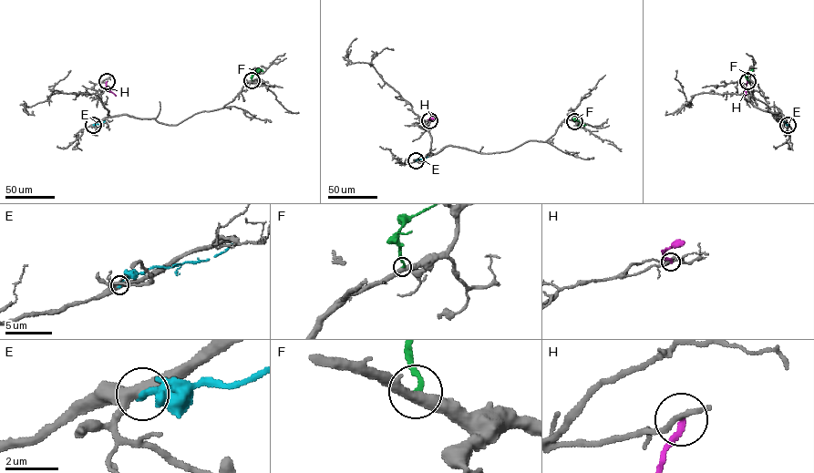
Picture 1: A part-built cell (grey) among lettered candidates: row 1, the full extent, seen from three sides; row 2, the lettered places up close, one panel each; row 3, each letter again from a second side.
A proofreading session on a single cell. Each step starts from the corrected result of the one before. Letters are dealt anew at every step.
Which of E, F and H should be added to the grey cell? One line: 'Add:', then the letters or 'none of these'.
Add: none of these

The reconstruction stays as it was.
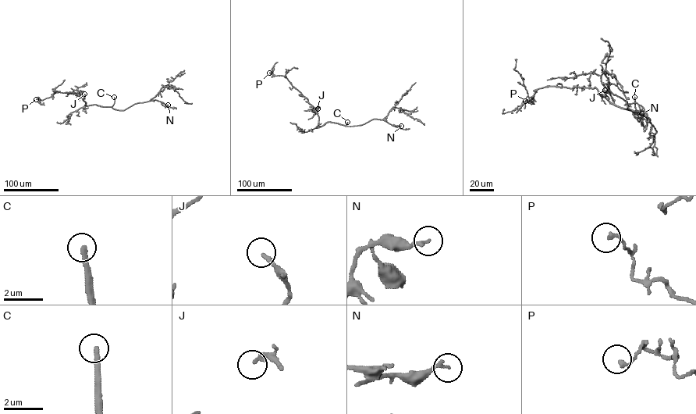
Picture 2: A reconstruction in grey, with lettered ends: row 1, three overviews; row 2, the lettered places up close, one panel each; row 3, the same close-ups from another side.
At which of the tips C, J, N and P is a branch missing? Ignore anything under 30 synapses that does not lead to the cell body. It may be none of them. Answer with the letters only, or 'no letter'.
C

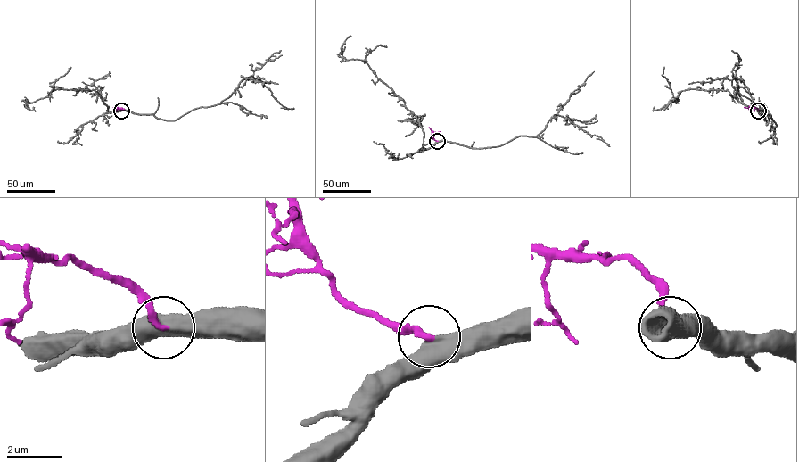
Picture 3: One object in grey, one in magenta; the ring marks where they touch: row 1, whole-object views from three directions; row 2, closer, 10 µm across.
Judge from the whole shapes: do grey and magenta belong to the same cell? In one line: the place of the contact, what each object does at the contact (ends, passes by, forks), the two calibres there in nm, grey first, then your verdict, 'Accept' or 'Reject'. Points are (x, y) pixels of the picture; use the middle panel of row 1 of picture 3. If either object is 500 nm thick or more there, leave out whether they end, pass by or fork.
Place: (437, 141). At the ring grey passes by. At the ring magenta ends. Thickness 480 nm (grey) against 240 nm. Accept

